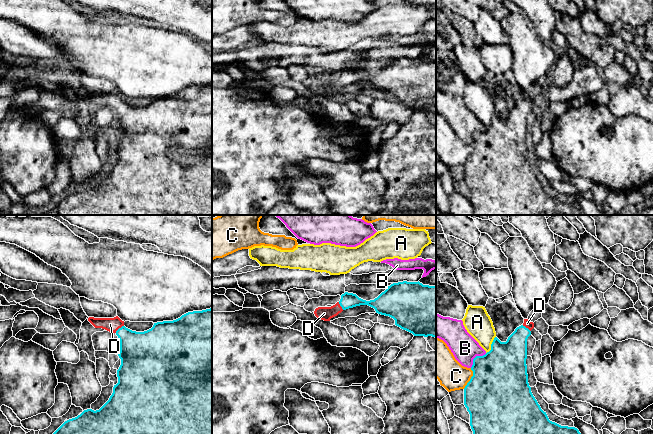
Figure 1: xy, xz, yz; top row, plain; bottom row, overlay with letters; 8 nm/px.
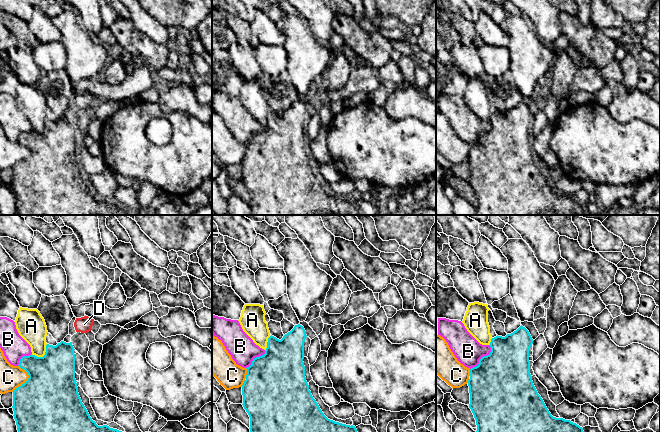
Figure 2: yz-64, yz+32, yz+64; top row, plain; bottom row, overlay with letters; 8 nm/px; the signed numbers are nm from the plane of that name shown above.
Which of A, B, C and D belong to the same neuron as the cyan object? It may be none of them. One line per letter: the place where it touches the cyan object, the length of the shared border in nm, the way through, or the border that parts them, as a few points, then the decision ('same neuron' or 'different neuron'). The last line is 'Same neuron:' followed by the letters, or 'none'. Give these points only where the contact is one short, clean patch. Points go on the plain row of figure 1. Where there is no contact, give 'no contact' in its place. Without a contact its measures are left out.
A: yz (491, 121) | 160 nm | different neuron
B: yz (475, 133) | 180 nm | different neuron
C: yz (471, 154) | 180 nm | different neuron
D: xy (119, 104) | 90 nm | across xy (139, 128), (119, 104), (110, 100) | same neuron
Same neuron: D

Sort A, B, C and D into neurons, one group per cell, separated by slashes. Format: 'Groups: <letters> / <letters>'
Groups: A / B / C / D

